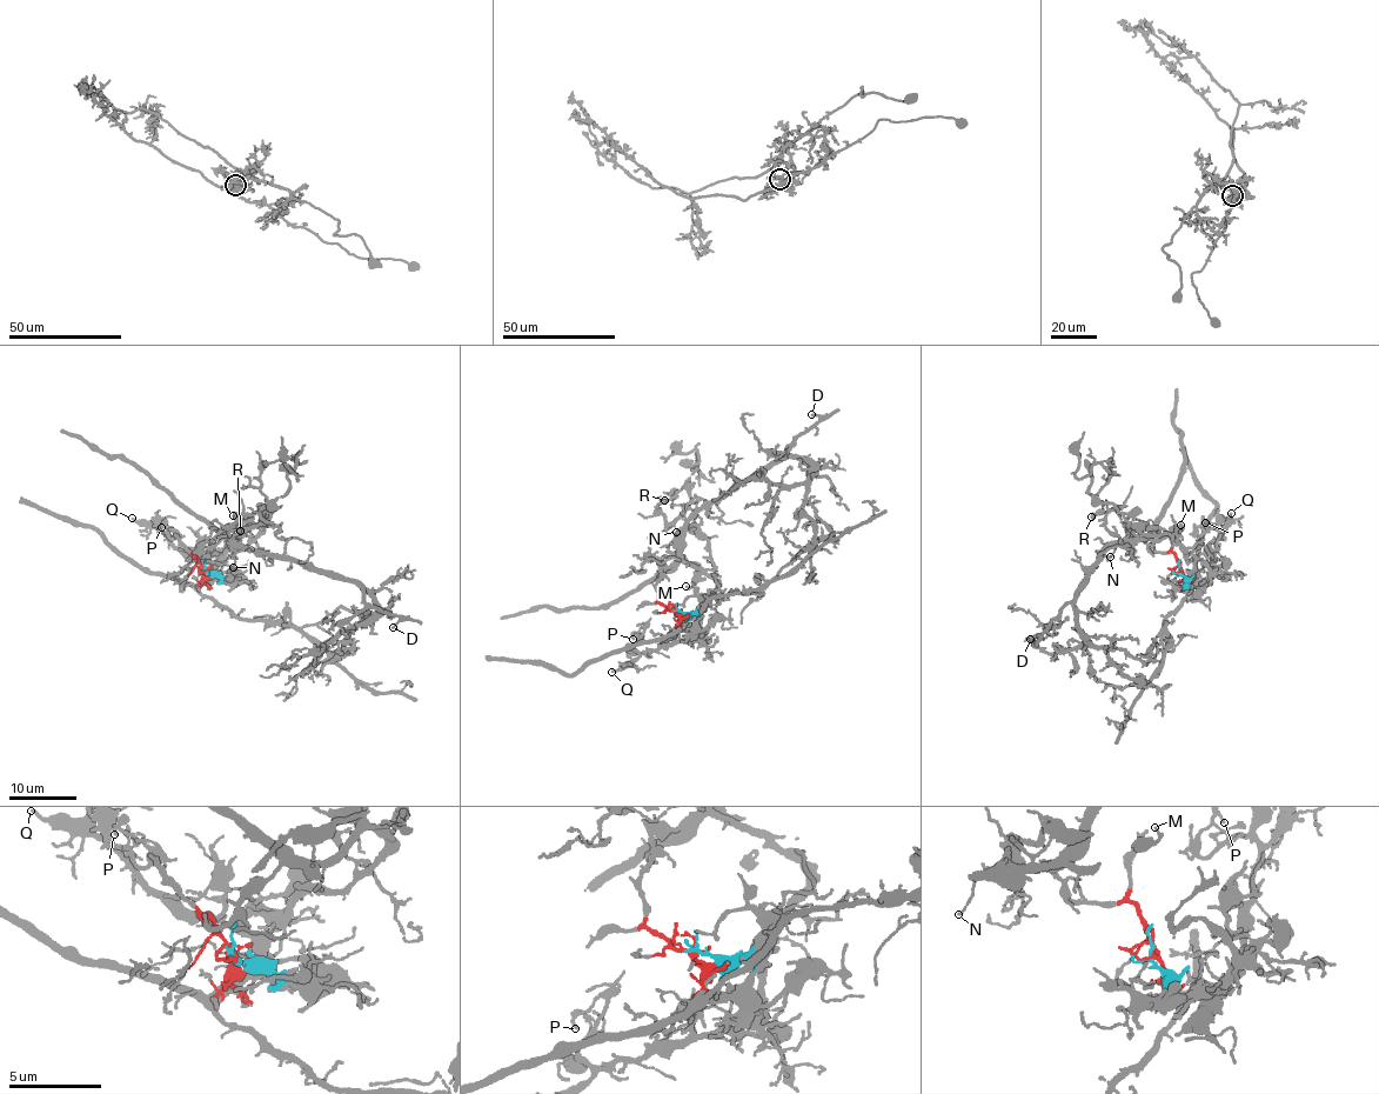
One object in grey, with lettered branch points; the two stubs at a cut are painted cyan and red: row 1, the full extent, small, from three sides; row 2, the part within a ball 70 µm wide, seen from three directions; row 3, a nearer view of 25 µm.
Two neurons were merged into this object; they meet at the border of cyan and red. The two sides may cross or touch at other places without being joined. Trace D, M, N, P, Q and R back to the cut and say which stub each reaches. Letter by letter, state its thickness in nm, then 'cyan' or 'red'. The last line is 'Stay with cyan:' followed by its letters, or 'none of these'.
D: 110 nm thick; red
M: 150 nm thick; red
N: 90 nm thick; red
P: 120 nm thick; cyan
Q: 160 nm thick; cyan
R: 140 nm thick; red
Stay with cyan: P, Q

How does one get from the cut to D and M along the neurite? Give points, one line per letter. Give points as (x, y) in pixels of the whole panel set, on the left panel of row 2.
D: (203, 568), (195, 556), (198, 561), (223, 539), (298, 559), (349, 579), (367, 604), (400, 616), (393, 627)
M: (203, 568), (194, 556), (198, 561), (203, 558), (208, 548), (222, 539), (243, 537), (250, 524), (233, 515)

